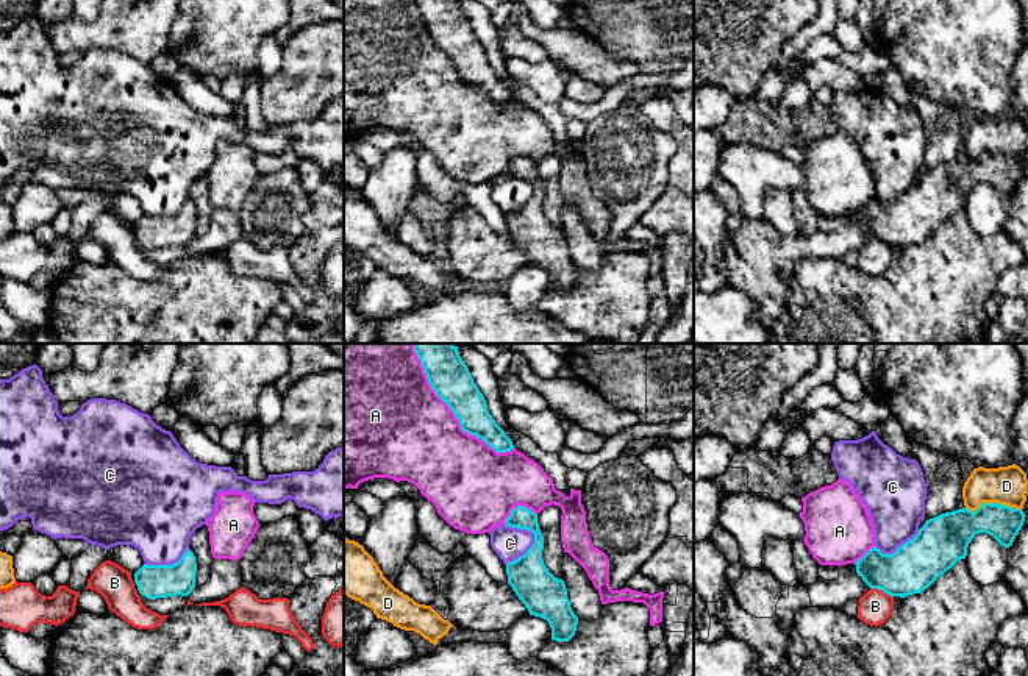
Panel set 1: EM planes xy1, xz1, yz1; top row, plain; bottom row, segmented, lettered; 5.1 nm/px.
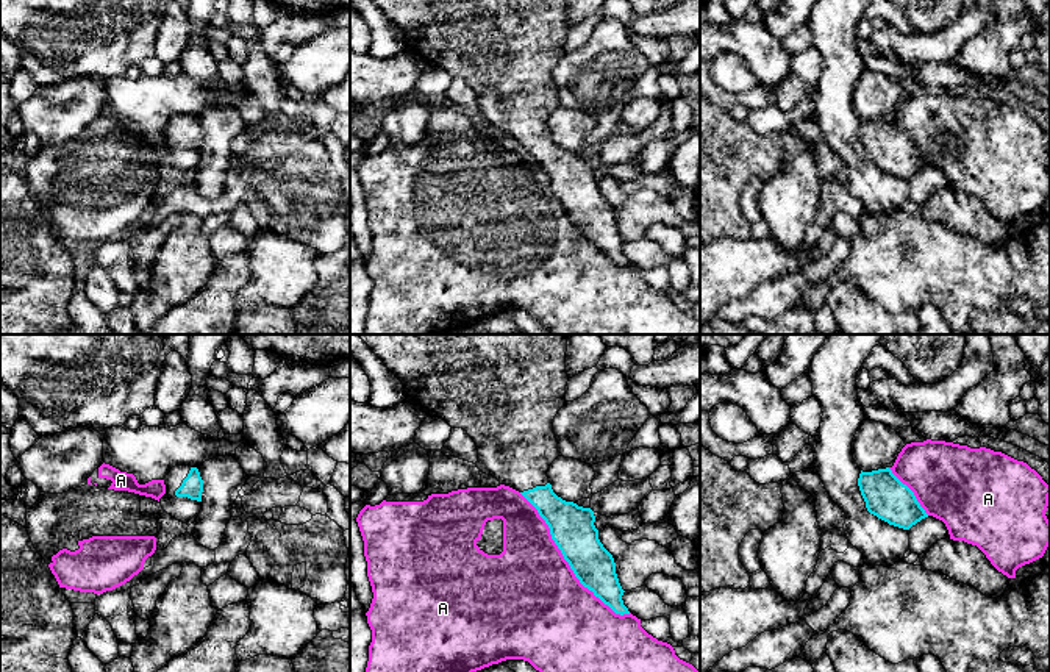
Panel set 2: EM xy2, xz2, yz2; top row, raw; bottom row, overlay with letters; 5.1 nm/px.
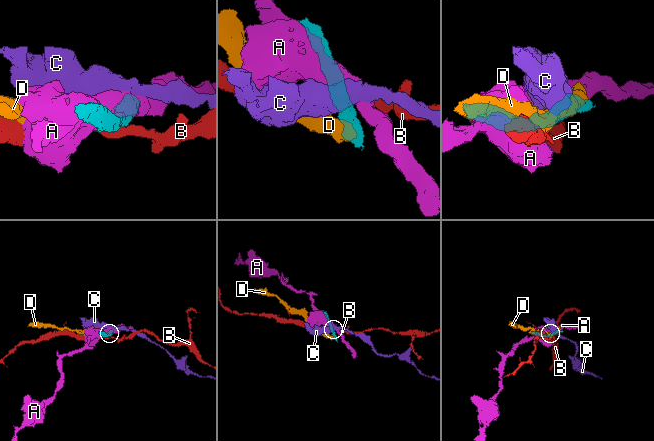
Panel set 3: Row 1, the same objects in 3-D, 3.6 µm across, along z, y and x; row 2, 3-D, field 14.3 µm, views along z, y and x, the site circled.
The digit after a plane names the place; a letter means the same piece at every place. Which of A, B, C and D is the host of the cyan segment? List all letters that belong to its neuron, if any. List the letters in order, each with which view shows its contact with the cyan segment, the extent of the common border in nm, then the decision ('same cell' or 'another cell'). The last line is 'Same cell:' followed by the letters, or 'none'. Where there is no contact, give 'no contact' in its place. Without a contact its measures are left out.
A: contact in xz2; length 850 nm; another cell
B: contact in yz1; length 130 nm; another cell
C: contact in xz1; length 220 nm; another cell
D: contact in yz1; length 280 nm; another cell
Same cell: none

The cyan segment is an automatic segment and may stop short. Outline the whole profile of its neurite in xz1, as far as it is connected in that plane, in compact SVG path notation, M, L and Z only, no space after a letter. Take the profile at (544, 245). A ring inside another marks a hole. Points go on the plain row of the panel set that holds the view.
M517 156L505 175L534 184L533 197L519 209L506 214L508 234L530 265L548 272L551 290L569 292L575 286L578 267L570 258L564 231L555 228L544 214L544 186L537 165L525 156Z

